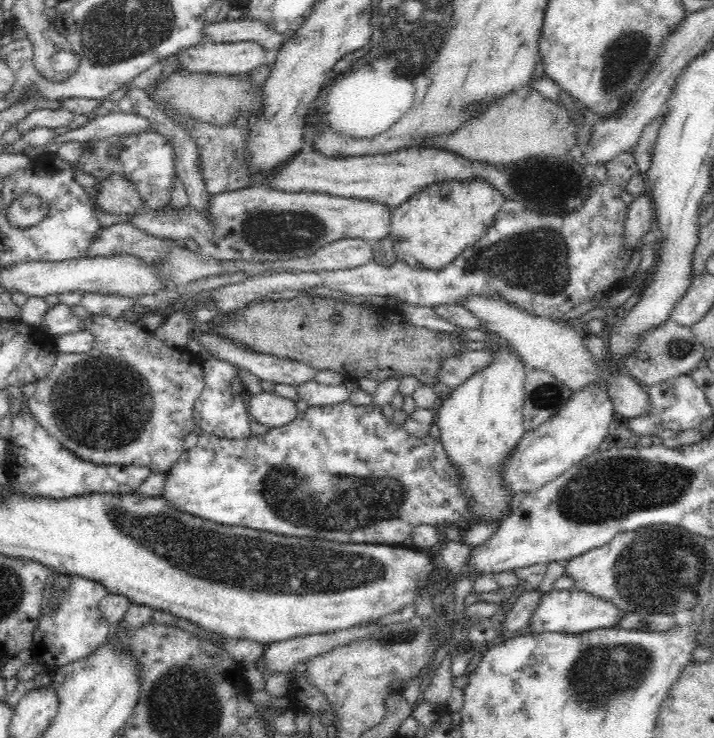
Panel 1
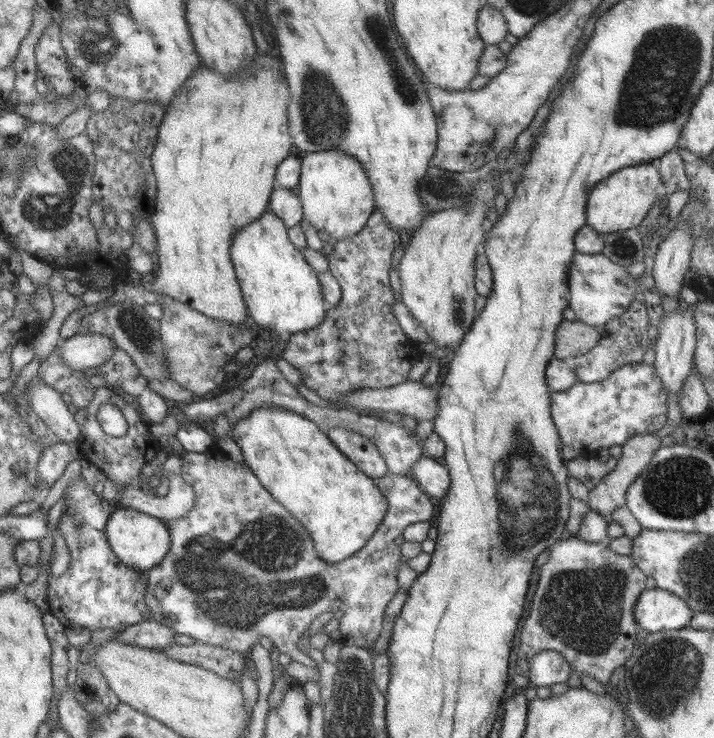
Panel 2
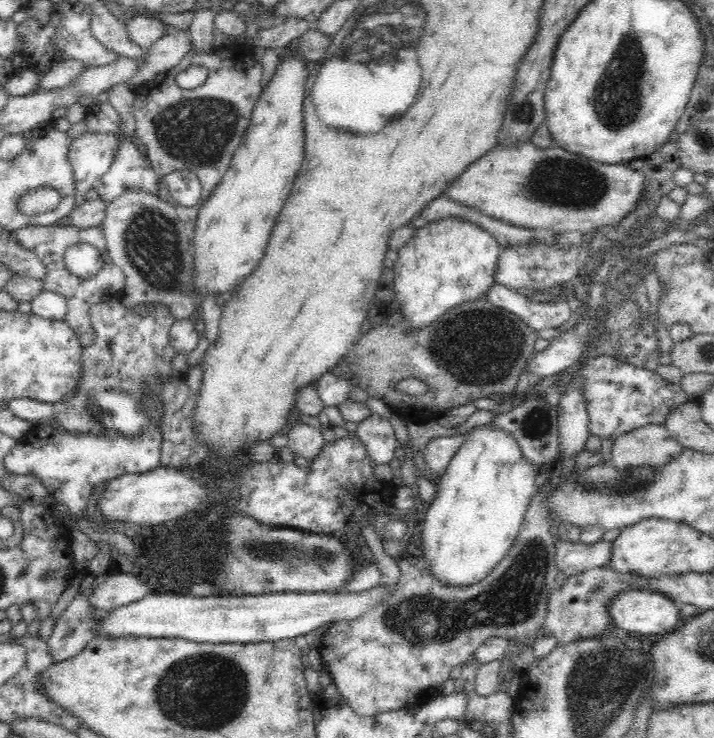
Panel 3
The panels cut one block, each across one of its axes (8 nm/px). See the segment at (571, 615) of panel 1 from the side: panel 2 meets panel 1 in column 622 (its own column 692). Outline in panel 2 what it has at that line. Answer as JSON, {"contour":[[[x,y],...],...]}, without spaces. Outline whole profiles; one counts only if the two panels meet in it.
{"contour":[[[653,587],[639,593],[632,613],[643,630],[659,632],[687,626],[694,612],[678,596]]]}

